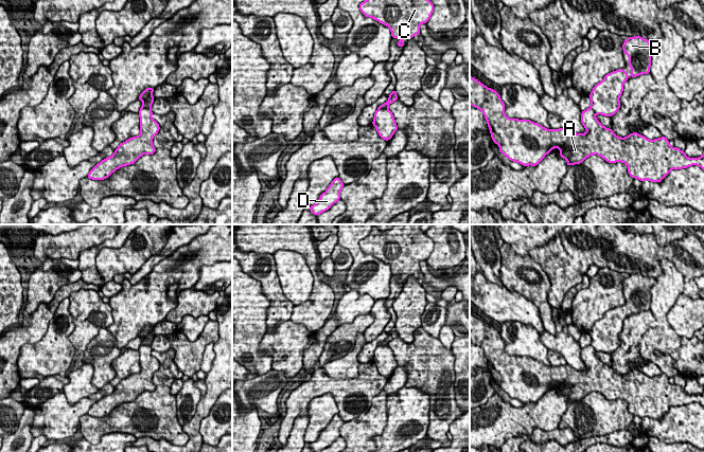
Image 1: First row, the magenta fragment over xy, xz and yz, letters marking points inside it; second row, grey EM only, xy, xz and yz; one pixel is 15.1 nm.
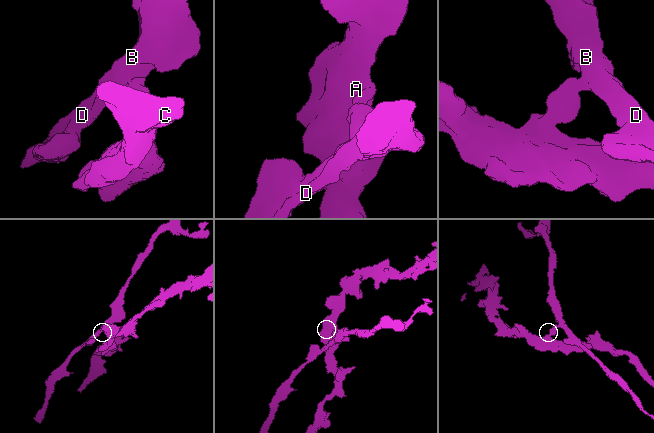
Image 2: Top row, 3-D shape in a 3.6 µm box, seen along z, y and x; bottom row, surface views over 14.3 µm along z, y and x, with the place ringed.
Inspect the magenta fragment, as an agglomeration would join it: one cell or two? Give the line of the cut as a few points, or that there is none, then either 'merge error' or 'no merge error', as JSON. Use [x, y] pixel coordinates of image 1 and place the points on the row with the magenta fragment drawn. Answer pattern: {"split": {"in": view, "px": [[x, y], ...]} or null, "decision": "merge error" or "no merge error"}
{"split": {"in": "xy", "px": [[141, 107], [150, 109]]}, "decision": "merge error"}

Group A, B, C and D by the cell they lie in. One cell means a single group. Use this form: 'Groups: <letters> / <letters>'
Groups: A C / B D

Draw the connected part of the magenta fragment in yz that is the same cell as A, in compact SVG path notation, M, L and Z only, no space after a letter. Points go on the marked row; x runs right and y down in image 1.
M470 75L470 105L481 110L490 128L491 138L499 146L499 151L524 166L538 165L553 148L560 149L560 157L567 160L567 166L582 163L587 157L598 155L609 163L622 162L628 165L632 178L640 181L661 182L671 169L687 168L698 165L704 170L704 152L700 158L688 158L680 148L671 147L664 135L649 140L633 132L626 138L617 137L612 129L604 127L595 116L595 111L588 108L581 112L581 123L587 130L576 133L568 127L546 129L530 120L509 119L505 114L505 104L500 95L486 87Z

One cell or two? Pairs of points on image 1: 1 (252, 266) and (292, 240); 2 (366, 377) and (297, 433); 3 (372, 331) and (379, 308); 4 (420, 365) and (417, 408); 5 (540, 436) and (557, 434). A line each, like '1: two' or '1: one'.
1: two
2: two
3: one
4: two
5: one

